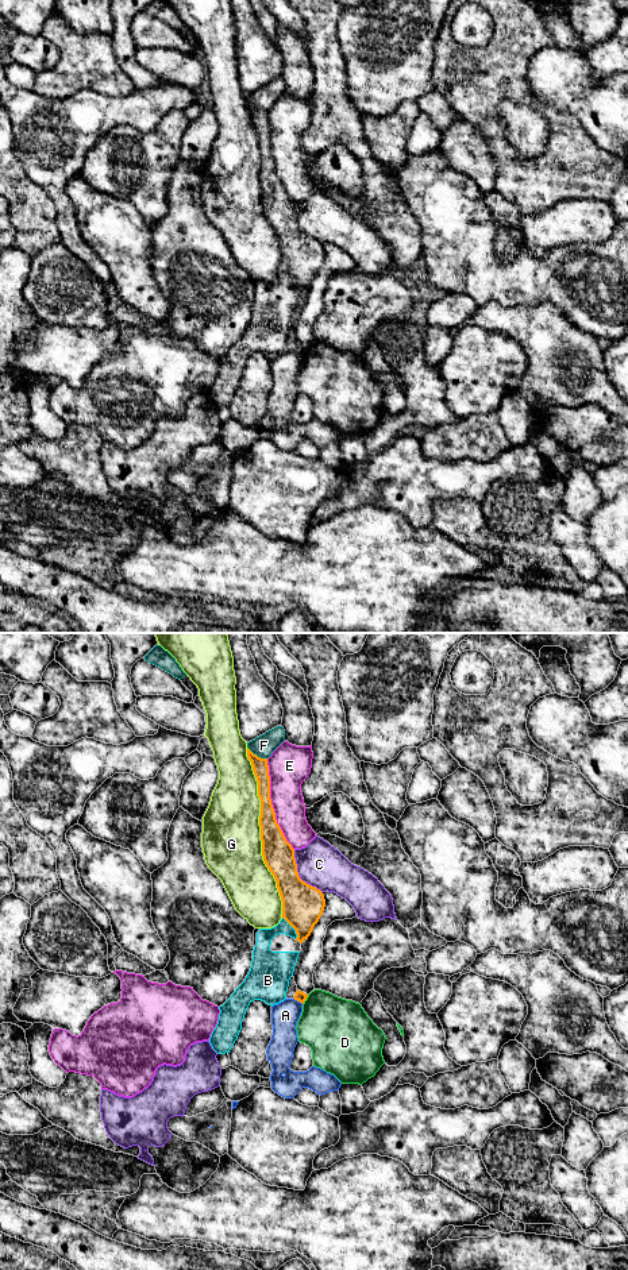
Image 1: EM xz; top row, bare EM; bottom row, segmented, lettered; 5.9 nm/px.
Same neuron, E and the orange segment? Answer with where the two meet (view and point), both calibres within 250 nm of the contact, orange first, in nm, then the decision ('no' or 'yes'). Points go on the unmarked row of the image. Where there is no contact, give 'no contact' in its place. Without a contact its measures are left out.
contact xz (272, 157); calibres 160 and 240 nm; no

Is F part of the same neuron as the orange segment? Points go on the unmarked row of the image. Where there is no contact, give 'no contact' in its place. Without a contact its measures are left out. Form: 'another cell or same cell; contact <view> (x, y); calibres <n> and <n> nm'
another cell; contact xz (255, 107); calibres 100 and 130 nm

